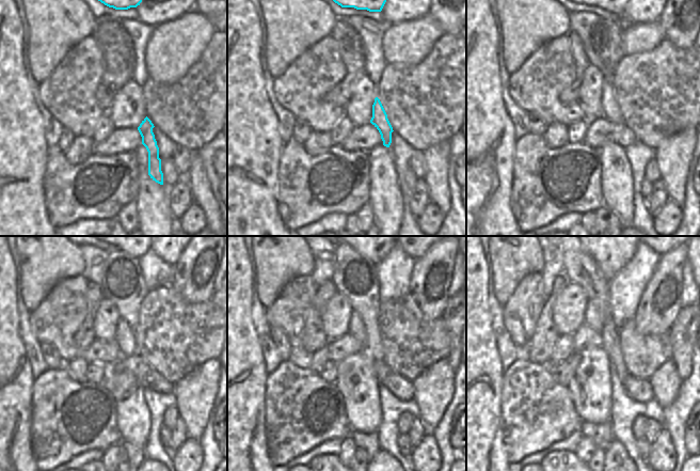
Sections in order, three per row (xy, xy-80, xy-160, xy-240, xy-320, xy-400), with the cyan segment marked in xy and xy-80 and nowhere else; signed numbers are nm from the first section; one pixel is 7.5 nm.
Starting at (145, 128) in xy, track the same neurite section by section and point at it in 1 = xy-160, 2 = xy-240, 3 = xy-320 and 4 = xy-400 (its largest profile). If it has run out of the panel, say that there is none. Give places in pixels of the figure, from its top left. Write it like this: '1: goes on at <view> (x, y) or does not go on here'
1: goes on at xy-160 (609, 108)
2: goes on at xy-240 (125, 336)
3: goes on at xy-320 (356, 329)
4: goes on at xy-400 (592, 318)

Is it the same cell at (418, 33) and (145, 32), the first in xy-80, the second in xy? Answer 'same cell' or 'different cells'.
different cells

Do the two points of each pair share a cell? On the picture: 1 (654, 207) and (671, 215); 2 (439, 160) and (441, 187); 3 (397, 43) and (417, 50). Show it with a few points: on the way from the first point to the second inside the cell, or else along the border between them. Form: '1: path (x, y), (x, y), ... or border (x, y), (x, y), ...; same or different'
1: border (668, 199), (654, 215); different
2: path (439, 167), (439, 181); same
3: path (402, 43), (410, 43), (412, 45); same

